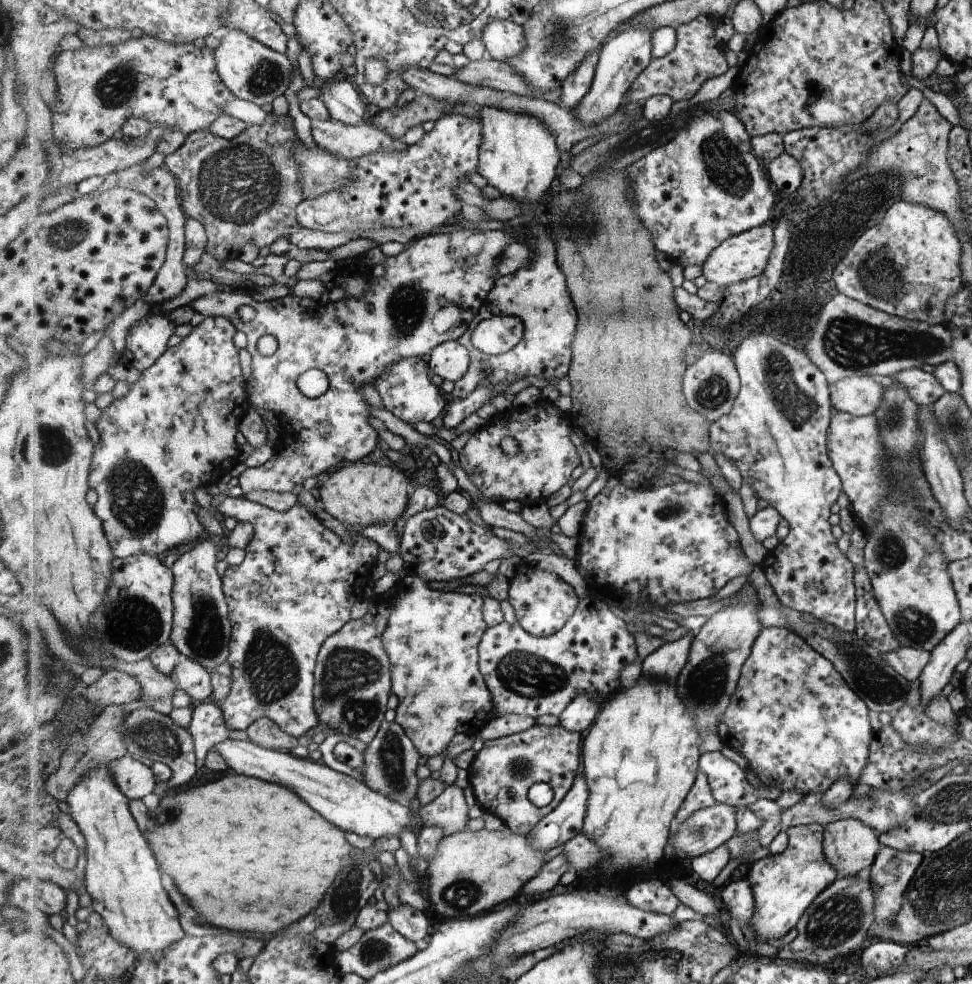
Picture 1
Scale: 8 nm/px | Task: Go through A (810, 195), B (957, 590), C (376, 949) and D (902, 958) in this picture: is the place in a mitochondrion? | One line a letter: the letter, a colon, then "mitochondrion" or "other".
A: other
B: other
C: mitochondrion
D: other

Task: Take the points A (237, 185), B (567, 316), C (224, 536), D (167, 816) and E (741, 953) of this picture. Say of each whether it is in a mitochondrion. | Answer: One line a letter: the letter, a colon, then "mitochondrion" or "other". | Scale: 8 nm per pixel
A: mitochondrion
B: other
C: other
D: mitochondrion
E: other

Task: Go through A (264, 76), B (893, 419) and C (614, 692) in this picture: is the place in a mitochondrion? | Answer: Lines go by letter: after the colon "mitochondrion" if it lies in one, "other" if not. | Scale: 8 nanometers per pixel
A: mitochondrion
B: mitochondrion
C: other

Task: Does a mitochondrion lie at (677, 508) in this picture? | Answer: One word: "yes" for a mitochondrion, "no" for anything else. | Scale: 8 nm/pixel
yes

